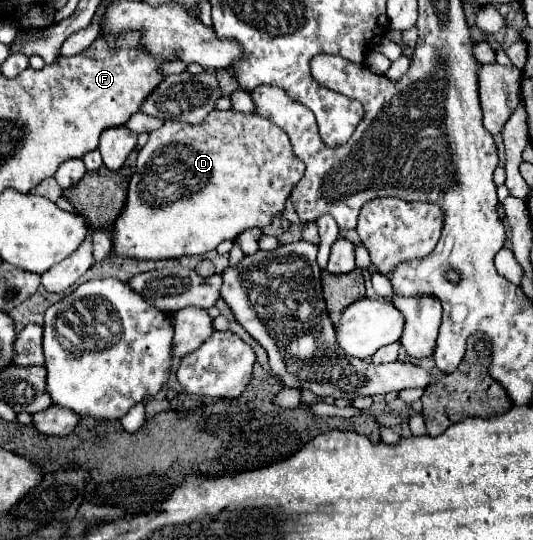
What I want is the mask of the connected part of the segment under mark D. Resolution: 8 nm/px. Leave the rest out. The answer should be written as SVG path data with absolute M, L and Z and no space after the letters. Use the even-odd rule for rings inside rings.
M212 111L202 123L198 125L188 125L188 123L180 123L180 121L164 121L164 125L156 131L150 133L148 143L140 149L138 153L138 163L136 163L136 171L128 183L128 197L124 203L124 209L120 211L120 215L114 221L112 227L112 255L120 255L122 259L140 259L140 261L156 261L156 259L180 259L184 255L204 255L212 249L216 249L222 241L226 239L234 239L236 235L240 235L242 231L250 229L250 227L266 227L270 225L272 217L276 213L282 213L286 197L290 195L294 183L300 181L300 177L304 175L304 163L300 163L300 159L296 159L292 155L292 145L288 143L288 137L284 135L284 131L280 131L280 127L276 127L274 123L268 123L268 119L260 119L258 115L252 113L236 113L236 111Z

